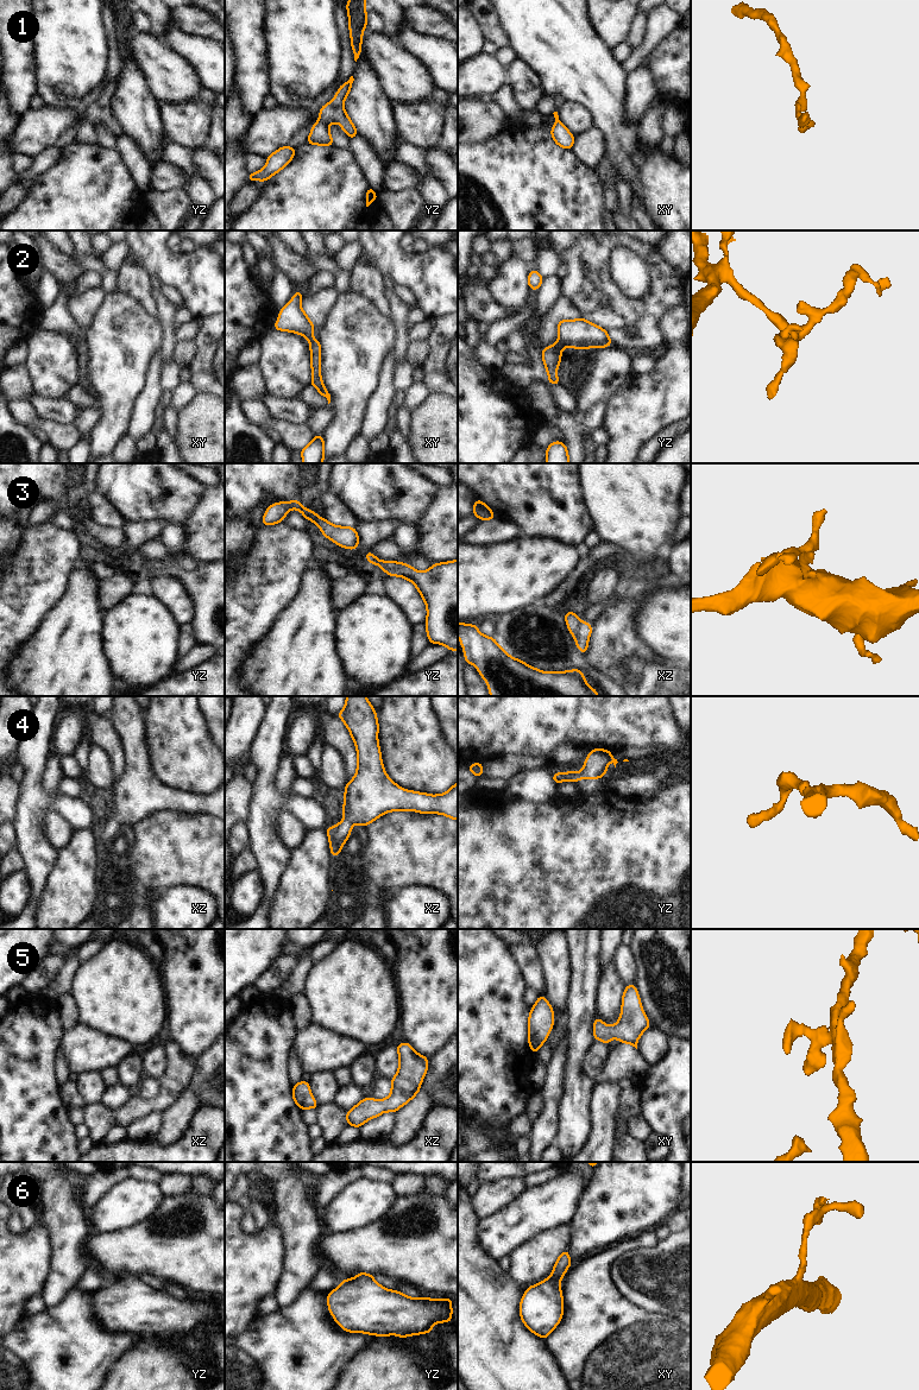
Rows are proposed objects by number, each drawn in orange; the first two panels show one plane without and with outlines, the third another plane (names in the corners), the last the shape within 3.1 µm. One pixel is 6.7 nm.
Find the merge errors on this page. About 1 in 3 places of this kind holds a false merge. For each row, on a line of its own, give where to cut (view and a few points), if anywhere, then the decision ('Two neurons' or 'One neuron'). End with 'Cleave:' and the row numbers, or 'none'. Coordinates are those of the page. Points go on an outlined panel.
1: No split. One neuron
2: No split. One neuron
3: No split. One neuron
4: No split. One neuron
5: No split. One neuron
6: No split. One neuron
Cleave: none.

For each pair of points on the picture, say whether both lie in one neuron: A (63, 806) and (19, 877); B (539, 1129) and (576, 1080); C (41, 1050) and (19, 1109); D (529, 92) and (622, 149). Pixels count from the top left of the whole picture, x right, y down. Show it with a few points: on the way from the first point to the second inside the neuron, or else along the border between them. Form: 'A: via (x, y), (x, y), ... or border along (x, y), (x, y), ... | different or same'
A: border along (21, 871), (29, 883), (27, 899) | different
B: border along (562, 1078), (558, 1101), (558, 1130), (555, 1132) | different
C: via (37, 1065), (19, 1082), (19, 1094) | same
D: border along (532, 68), (540, 81), (543, 94) | different

